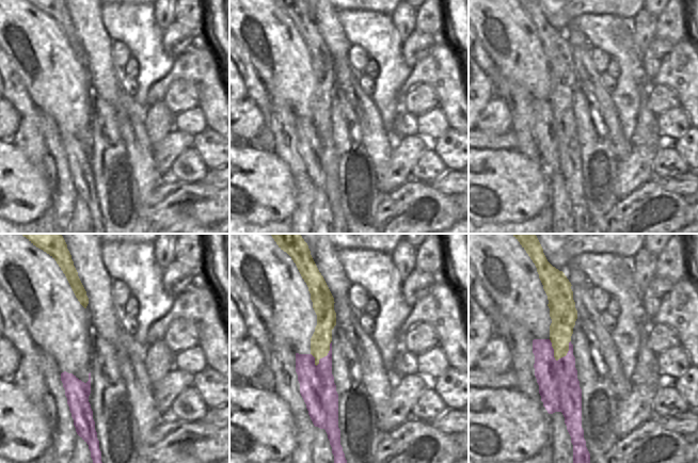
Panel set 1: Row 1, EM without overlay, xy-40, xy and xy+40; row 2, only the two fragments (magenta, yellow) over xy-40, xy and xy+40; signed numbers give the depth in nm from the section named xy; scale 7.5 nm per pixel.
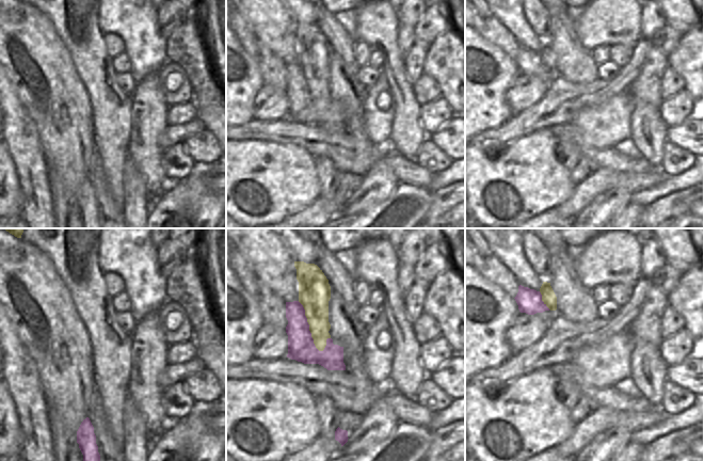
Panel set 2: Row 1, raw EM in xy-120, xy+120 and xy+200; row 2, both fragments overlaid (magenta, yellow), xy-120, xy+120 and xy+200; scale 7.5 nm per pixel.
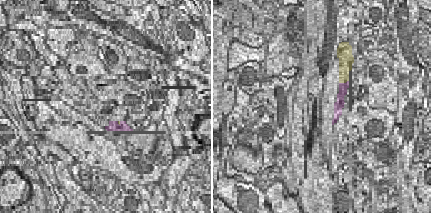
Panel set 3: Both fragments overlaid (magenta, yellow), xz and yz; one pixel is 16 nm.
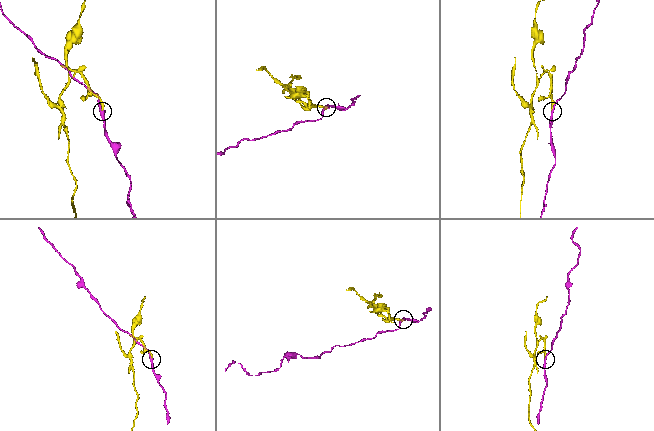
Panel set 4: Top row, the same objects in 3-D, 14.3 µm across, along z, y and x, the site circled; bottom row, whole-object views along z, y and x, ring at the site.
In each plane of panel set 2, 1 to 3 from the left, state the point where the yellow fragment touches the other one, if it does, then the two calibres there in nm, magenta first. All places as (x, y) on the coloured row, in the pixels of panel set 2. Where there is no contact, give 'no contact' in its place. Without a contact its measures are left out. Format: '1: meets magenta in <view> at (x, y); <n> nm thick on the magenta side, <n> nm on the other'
1: no contact
2: meets magenta in xy+120 at (308, 328); 200 nm thick on the magenta side, 220 nm on the other
3: meets magenta in xy+200 at (541, 300); 190 nm thick on the magenta side, 110 nm on the other

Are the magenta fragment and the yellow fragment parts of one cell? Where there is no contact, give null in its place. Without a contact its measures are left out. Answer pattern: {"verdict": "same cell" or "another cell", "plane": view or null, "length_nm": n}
{"verdict": "another cell", "plane": "xy+40", "length_nm": 190}

